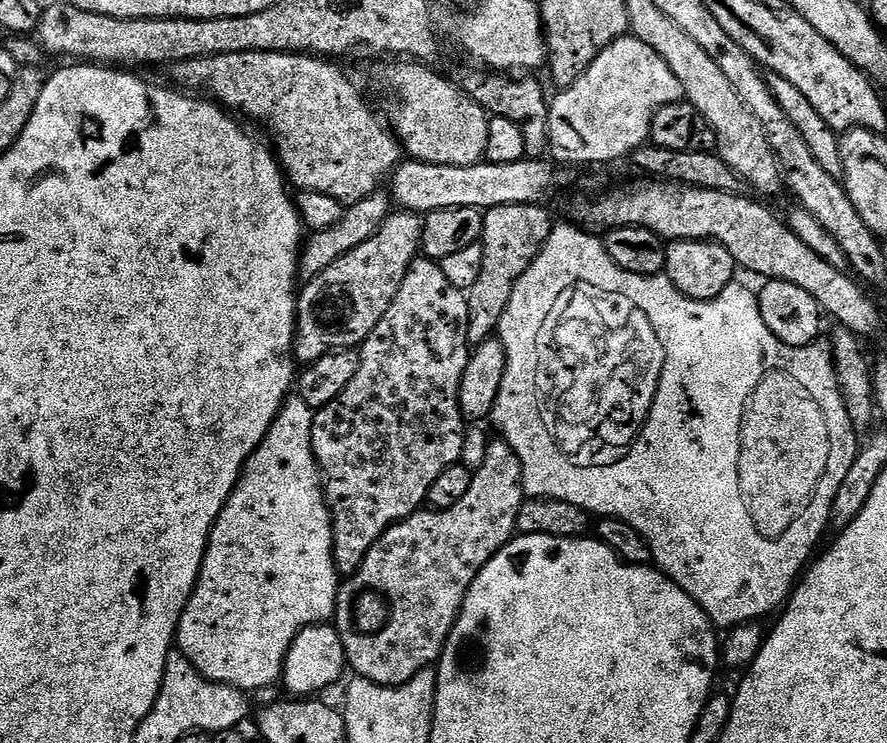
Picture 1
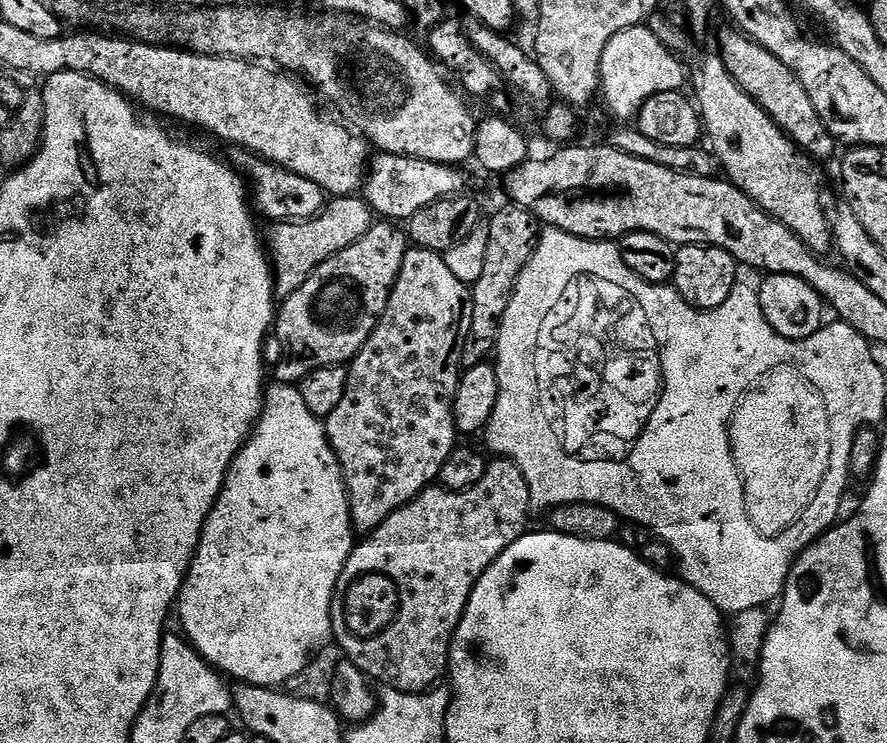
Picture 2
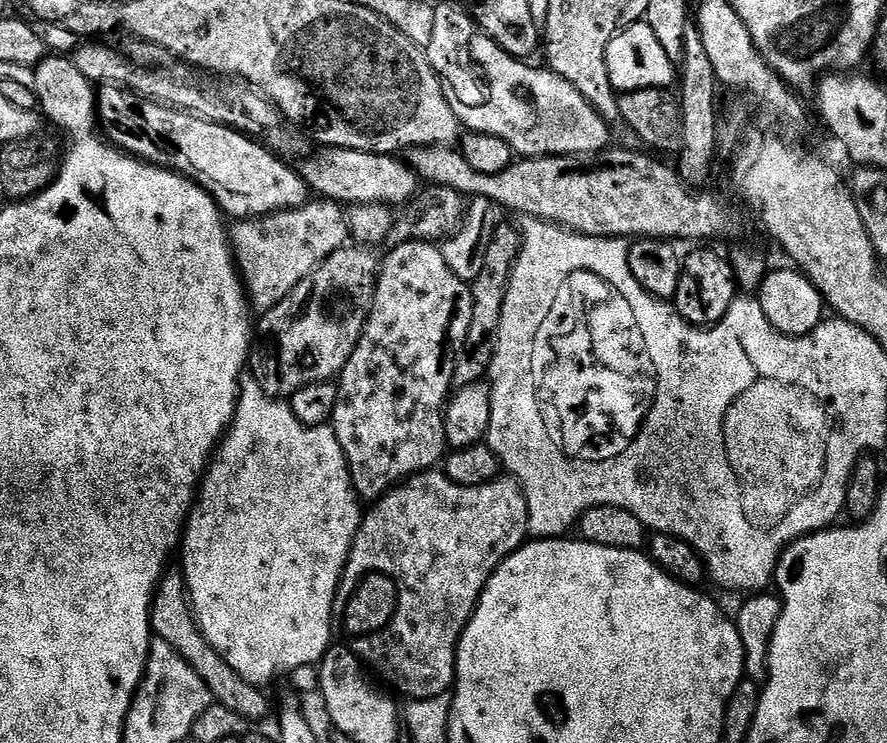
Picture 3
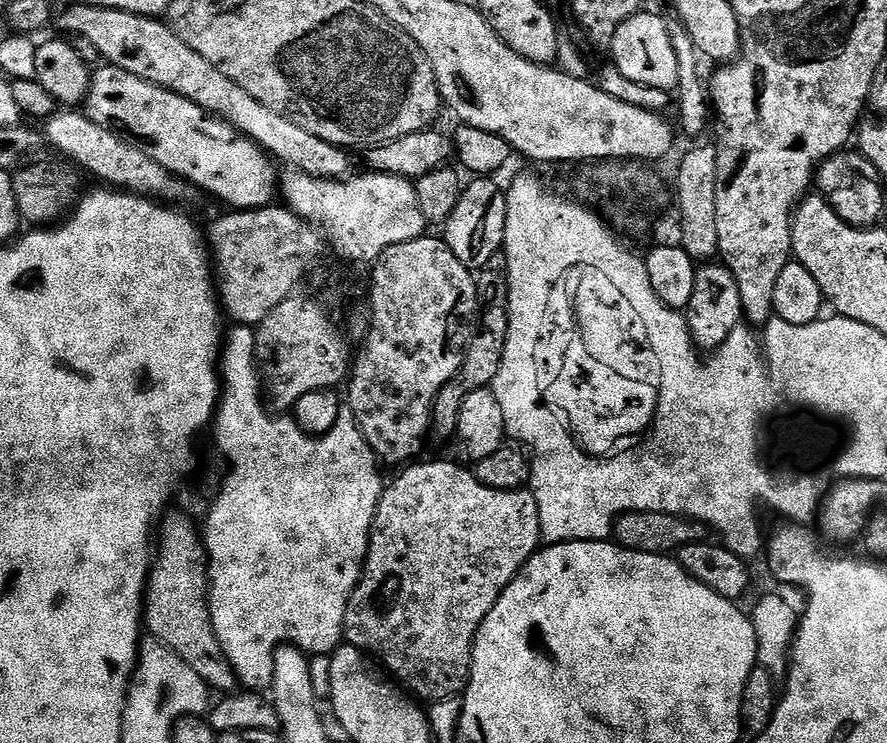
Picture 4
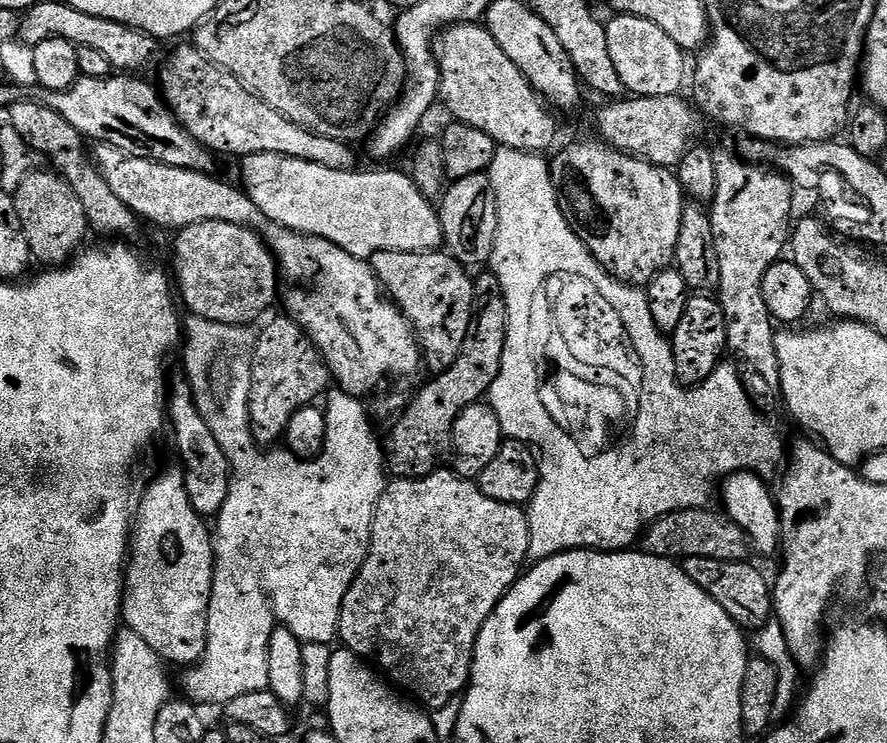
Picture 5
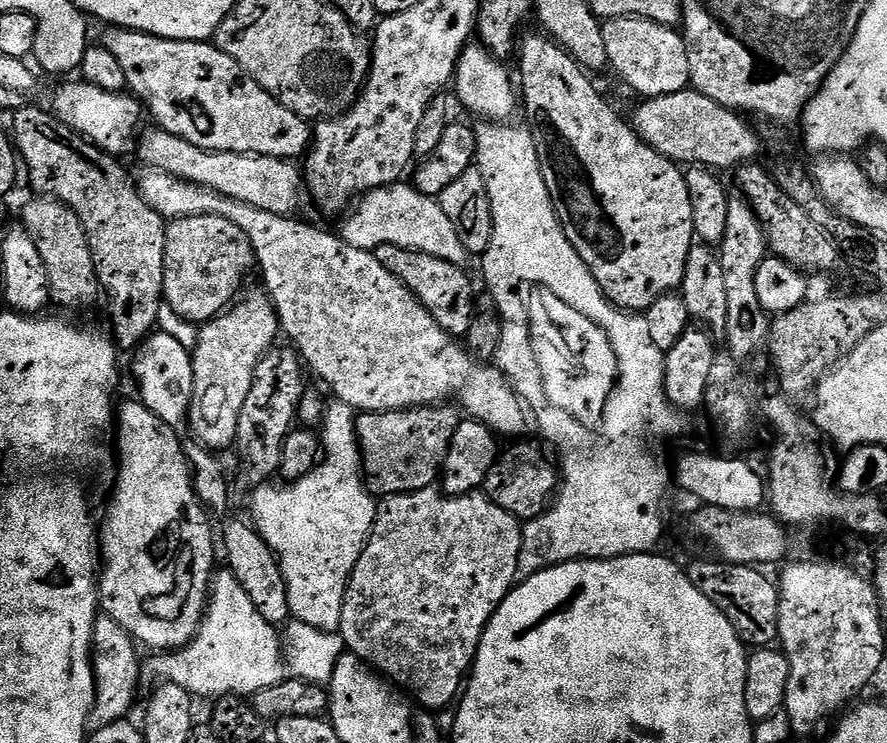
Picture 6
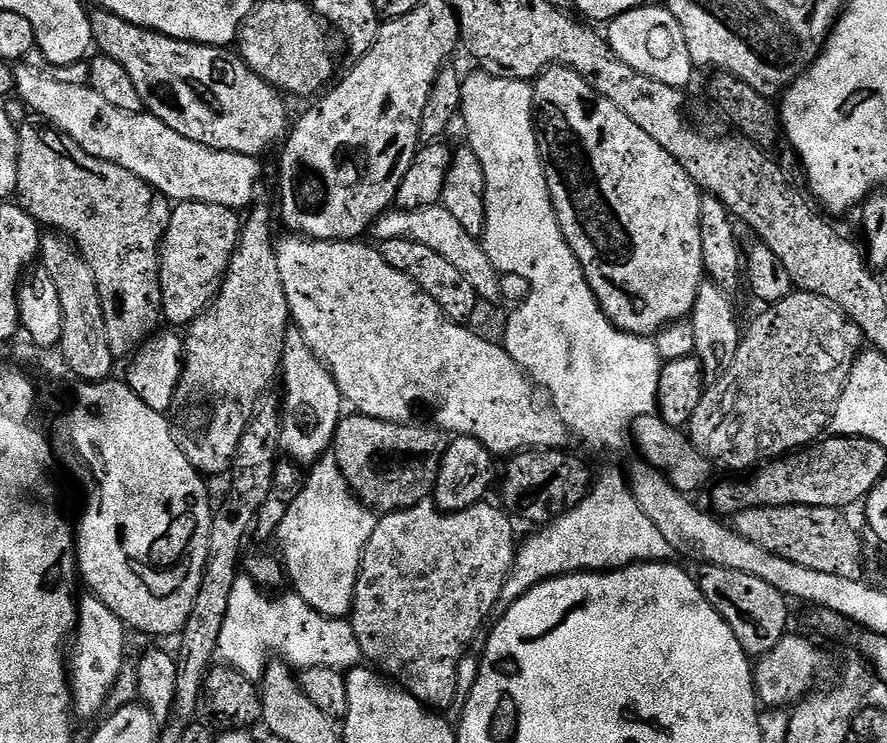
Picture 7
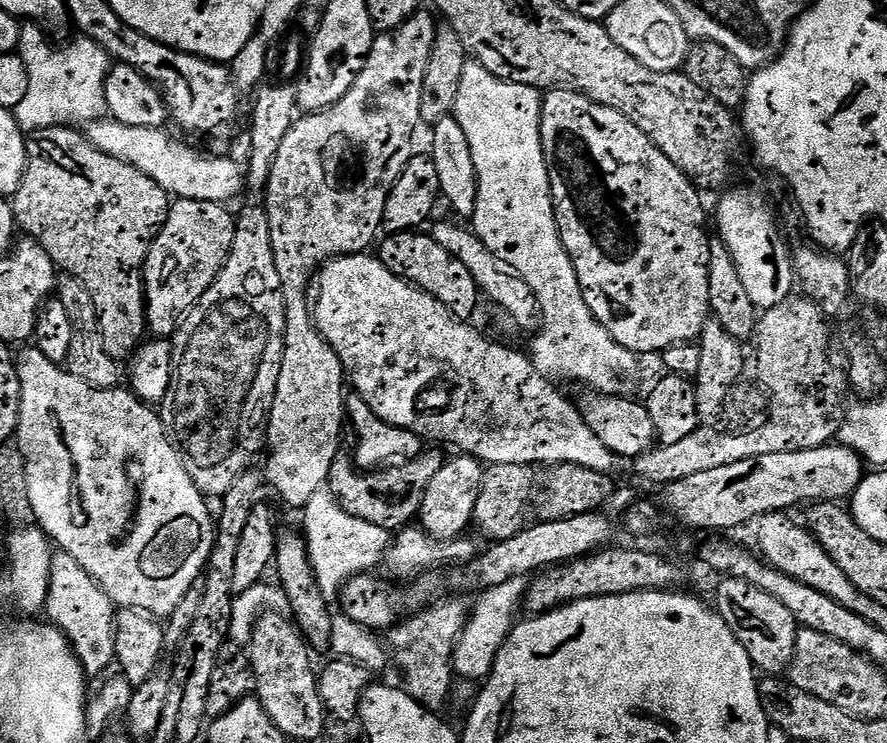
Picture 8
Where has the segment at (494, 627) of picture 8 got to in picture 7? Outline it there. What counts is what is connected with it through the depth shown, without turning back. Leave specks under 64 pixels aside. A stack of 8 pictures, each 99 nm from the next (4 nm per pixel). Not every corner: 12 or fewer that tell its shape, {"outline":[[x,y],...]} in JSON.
{"outline":[[620,472],[519,545],[500,595],[574,572],[668,562]]}

